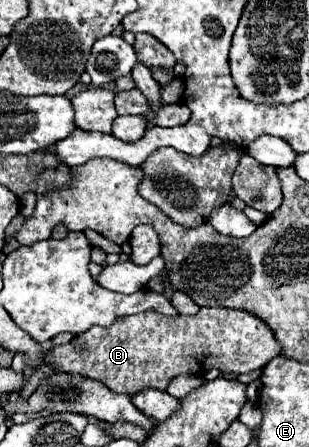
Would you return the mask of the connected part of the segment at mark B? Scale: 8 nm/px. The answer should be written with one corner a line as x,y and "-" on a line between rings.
201,308
195,316
163,316
147,310
119,318
111,328
93,326
69,344
53,346
49,360
61,372
93,378
113,392
133,396
145,388
165,390
179,374
199,374
199,360
201,374
219,368
239,376
263,368
279,354
275,334
255,314
233,308

